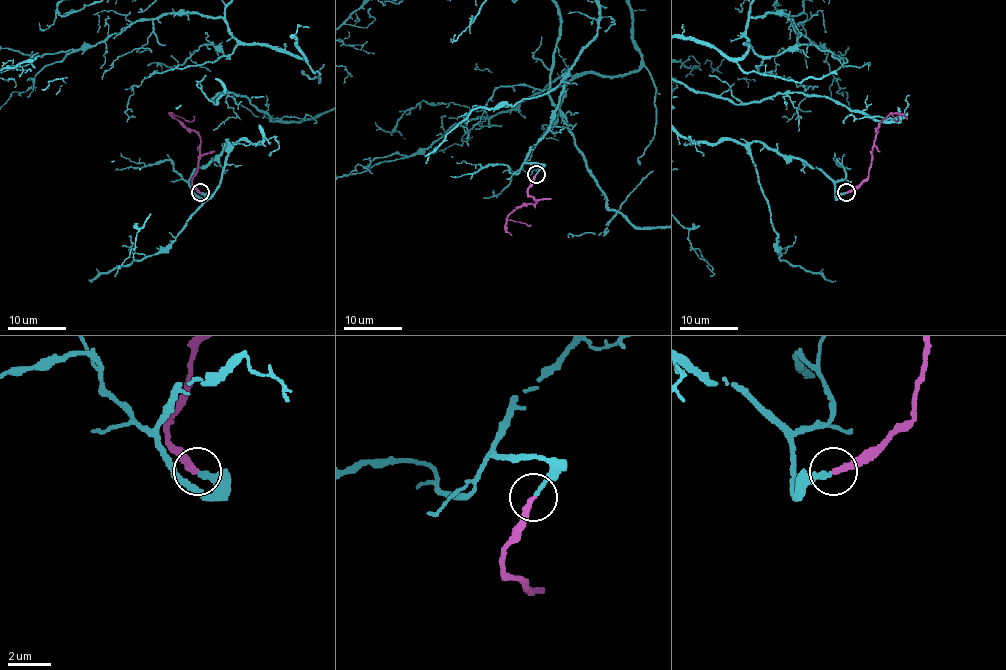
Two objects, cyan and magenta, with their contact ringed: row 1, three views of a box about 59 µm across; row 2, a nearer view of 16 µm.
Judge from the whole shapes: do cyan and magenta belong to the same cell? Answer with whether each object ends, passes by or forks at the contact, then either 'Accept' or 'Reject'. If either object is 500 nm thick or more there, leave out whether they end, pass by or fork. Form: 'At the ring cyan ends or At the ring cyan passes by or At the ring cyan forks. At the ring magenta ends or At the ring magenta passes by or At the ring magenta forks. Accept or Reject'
At the ring cyan ends. At the ring magenta ends. Accept

